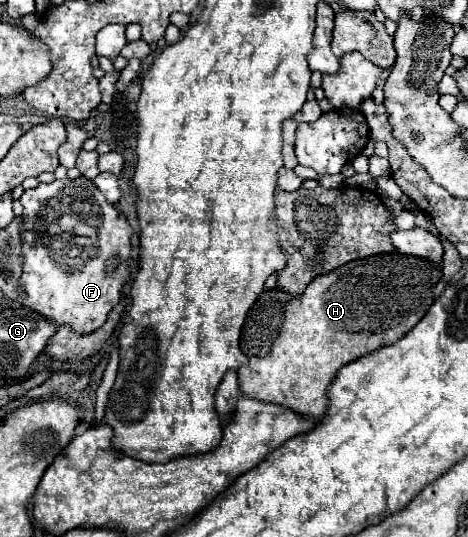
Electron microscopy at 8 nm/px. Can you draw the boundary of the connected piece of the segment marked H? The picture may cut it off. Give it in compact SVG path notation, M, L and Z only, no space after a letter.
M391 252L353 260L333 272L321 274L313 278L301 296L289 296L279 288L265 290L249 310L243 324L241 350L249 362L237 370L241 392L263 402L287 406L309 418L323 416L327 410L327 388L335 374L359 356L403 338L431 308L435 286L441 278L441 266L431 260Z

